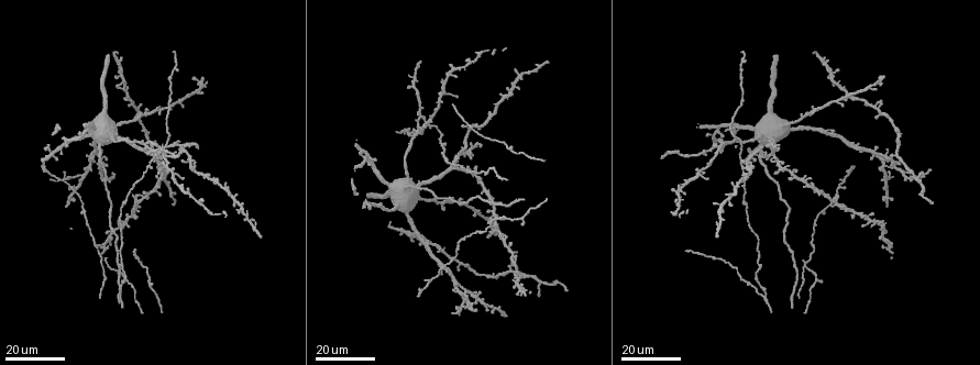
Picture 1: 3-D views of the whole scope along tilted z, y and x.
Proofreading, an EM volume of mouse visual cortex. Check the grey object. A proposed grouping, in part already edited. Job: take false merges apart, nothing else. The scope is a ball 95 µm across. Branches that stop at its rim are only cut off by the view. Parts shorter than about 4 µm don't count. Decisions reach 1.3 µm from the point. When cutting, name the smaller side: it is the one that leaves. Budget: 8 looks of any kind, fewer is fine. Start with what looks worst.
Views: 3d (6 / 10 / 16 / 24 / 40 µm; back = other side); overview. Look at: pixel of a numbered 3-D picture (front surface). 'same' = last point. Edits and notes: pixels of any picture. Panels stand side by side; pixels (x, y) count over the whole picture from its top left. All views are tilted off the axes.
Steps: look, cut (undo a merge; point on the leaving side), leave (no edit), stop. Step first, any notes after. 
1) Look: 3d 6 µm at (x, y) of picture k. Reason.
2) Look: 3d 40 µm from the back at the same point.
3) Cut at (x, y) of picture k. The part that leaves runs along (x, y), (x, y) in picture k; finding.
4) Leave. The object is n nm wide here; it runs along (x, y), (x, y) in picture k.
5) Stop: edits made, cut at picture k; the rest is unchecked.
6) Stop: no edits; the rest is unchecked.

Look: 3d 16 µm at (150, 281) of picture 1. Side arm on a straight run.

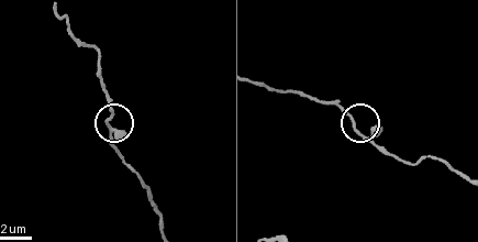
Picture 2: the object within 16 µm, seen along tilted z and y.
Look: 3d 6 µm at (361, 135) of picture 2.

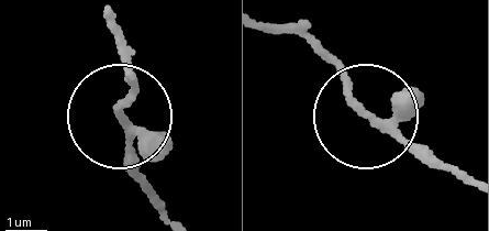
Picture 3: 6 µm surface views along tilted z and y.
Leave. The side arm is 15 µm long; continuous, no second neuron.

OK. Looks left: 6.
Look: 3d 24 µm at (917, 177) of picture 1. Three arms meet.

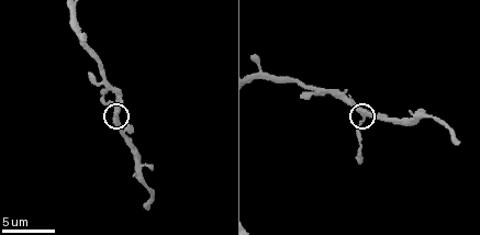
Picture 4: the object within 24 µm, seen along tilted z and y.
Look: 3d 6 µm at (363, 113) of picture 4. Closer look.

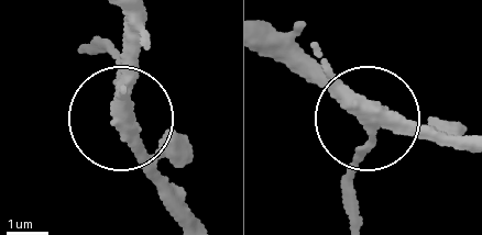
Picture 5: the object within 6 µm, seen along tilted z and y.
Leave. It runs along (123, 15), (117, 114), (106, 42) in picture 5; one neuron here.

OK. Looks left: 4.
Look: 3d 24 µm at (438, 271) of picture 1. Small branch off a trunk.

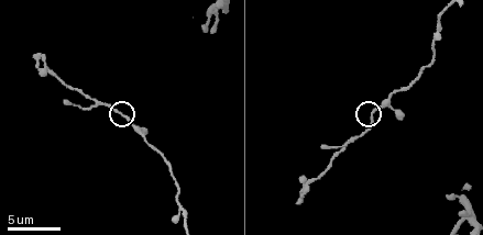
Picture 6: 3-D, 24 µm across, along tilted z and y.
Look: 3d 6 µm at (131, 123) of picture 6.

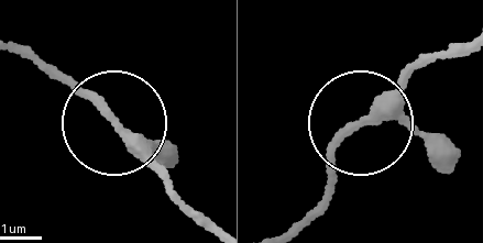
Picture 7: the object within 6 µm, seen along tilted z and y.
Leave. 3 arms meet here; one neuron here.

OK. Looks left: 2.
Look: 3d 24 µm at (188, 160) of picture 1. Small branch off a trunk.

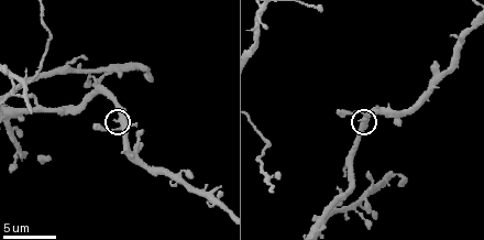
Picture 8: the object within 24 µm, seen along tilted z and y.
Look: 3d 6 µm at (121, 128) of picture 8.

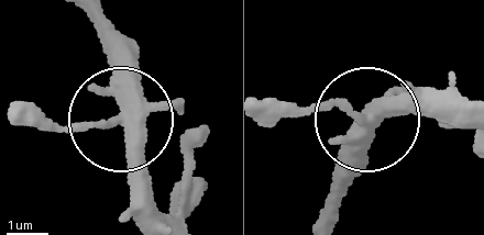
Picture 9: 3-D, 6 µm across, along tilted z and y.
Leave. 4 arms meet here; it runs along (322, 223), (371, 127), (332, 107), (288, 105) in picture 9; continuous, no second neuron.

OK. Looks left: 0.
Stop: no edits; the rest is unchecked.

